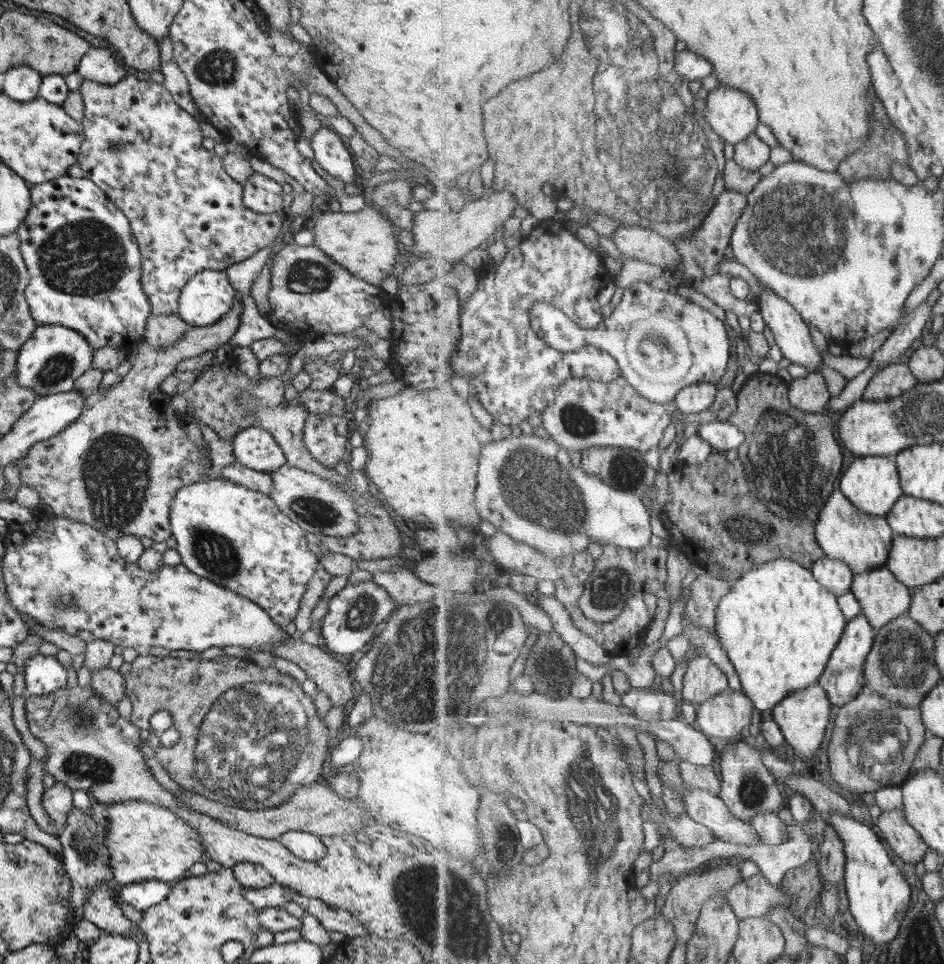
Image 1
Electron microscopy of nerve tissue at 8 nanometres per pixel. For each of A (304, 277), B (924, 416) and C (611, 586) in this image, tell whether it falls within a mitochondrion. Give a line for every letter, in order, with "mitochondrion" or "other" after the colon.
A: mitochondrion
B: mitochondrion
C: mitochondrion

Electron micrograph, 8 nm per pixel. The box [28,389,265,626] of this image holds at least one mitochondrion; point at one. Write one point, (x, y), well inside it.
(116, 474)

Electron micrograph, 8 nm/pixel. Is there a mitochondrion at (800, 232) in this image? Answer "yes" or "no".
yes

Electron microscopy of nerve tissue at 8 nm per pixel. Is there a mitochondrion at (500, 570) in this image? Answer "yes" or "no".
no

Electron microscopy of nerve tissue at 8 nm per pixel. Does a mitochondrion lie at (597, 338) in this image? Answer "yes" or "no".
no

